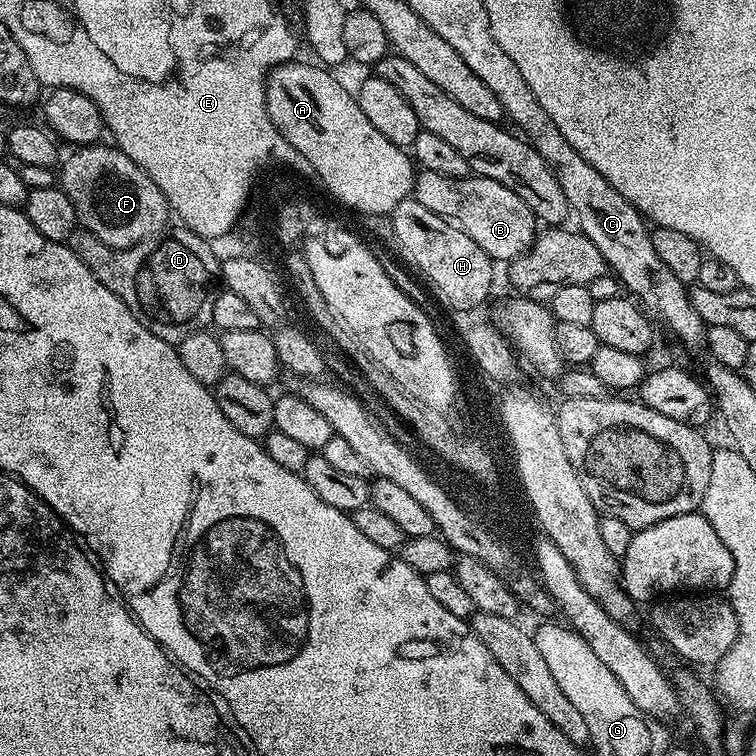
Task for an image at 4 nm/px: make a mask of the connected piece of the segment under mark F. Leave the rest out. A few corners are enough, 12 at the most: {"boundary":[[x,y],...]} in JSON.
{"boundary":[[120,148],[63,157],[79,227],[111,248],[157,235],[168,199]]}

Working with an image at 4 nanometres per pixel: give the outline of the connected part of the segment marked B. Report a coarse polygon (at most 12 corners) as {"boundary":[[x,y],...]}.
{"boundary":[[421,171],[414,198],[496,262],[538,235],[502,182]]}

